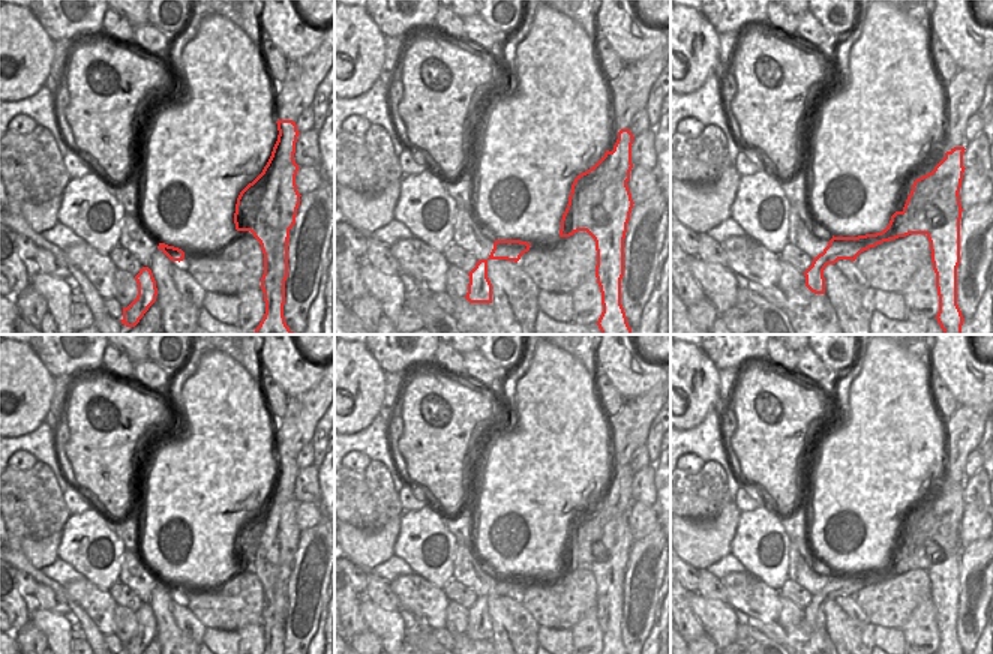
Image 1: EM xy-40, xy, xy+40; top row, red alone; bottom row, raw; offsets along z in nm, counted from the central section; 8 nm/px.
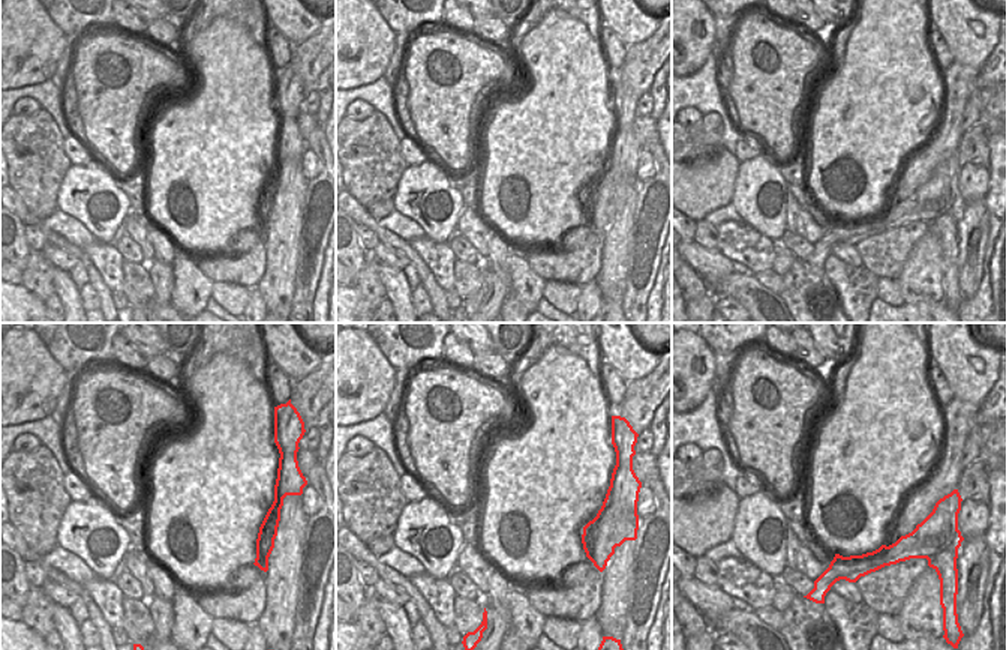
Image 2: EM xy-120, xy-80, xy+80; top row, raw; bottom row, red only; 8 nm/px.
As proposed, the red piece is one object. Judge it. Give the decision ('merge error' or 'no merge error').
merge error

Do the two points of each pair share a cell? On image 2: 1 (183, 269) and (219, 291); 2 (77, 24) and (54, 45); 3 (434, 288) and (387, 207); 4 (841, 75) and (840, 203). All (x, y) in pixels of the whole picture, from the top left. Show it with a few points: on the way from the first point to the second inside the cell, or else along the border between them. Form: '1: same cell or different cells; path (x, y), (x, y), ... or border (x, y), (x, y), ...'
1: different cells; border (213, 282), (210, 296)
2: different cells; border (48, 15), (62, 30), (68, 44)
3: different cells; border (368, 209), (377, 221)
4: same cell; path (852, 107), (852, 158), (847, 171)

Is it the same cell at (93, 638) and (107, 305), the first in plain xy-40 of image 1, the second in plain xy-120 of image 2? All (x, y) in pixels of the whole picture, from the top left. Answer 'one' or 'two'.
one

